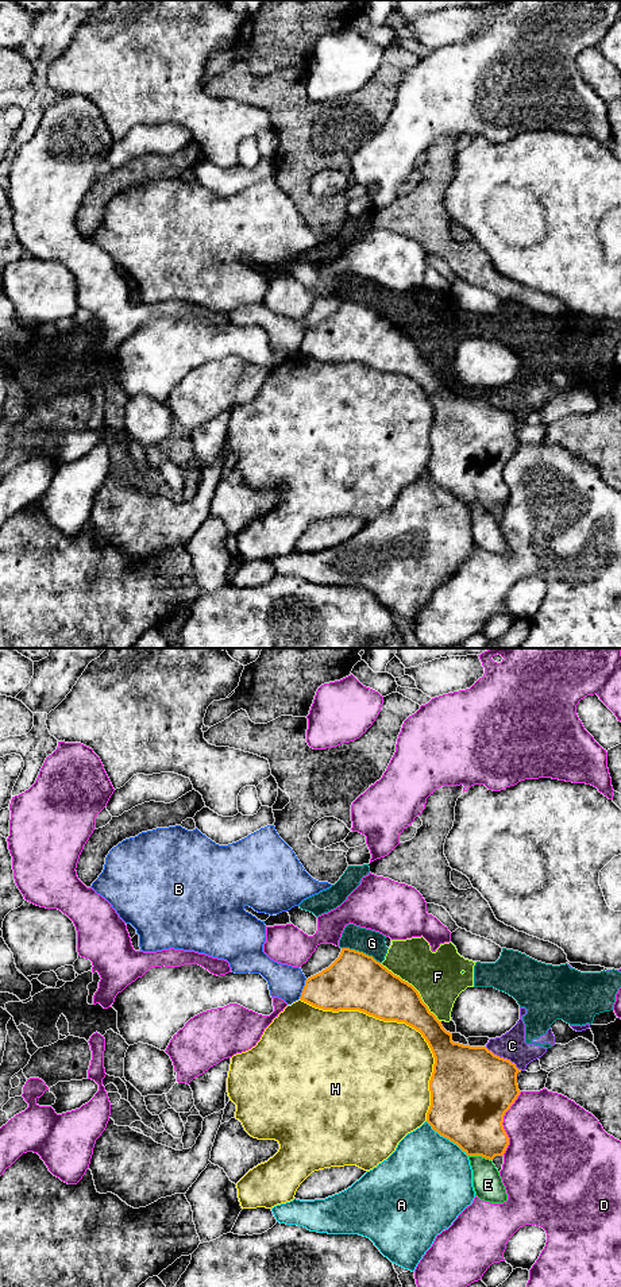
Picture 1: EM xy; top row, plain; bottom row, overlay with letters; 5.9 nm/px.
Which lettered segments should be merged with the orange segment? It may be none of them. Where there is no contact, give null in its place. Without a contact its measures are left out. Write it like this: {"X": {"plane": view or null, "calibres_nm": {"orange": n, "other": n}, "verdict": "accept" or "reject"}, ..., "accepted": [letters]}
{"A": {"plane": "xy", "calibres_nm": {"orange": 440, "other": 480}, "verdict": "reject"}, "B": {"plane": "xy", "calibres_nm": {"orange": 300, "other": 200}, "verdict": "reject"}, "C": {"plane": "xy", "calibres_nm": {"orange": 480, "other": 170}, "verdict": "reject"}, "D": {"plane": "xy", "calibres_nm": {"orange": 460, "other": 440}, "verdict": "reject"}, "E": {"plane": "xy", "calibres_nm": {"orange": 400, "other": 180}, "verdict": "reject"}, "F": {"plane": "xy", "calibres_nm": {"orange": 300, "other": 300}, "verdict": "reject"}, "G": {"plane": "xy", "calibres_nm": {"orange": 340, "other": 150}, "verdict": "reject"}, "H": {"plane": "xy", "calibres_nm": {"orange": 300, "other": 480}, "verdict": "reject"}, "accepted": []}

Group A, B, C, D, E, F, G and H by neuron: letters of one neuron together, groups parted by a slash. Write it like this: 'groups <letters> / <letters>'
groups A / B / C F G / D / E / H

